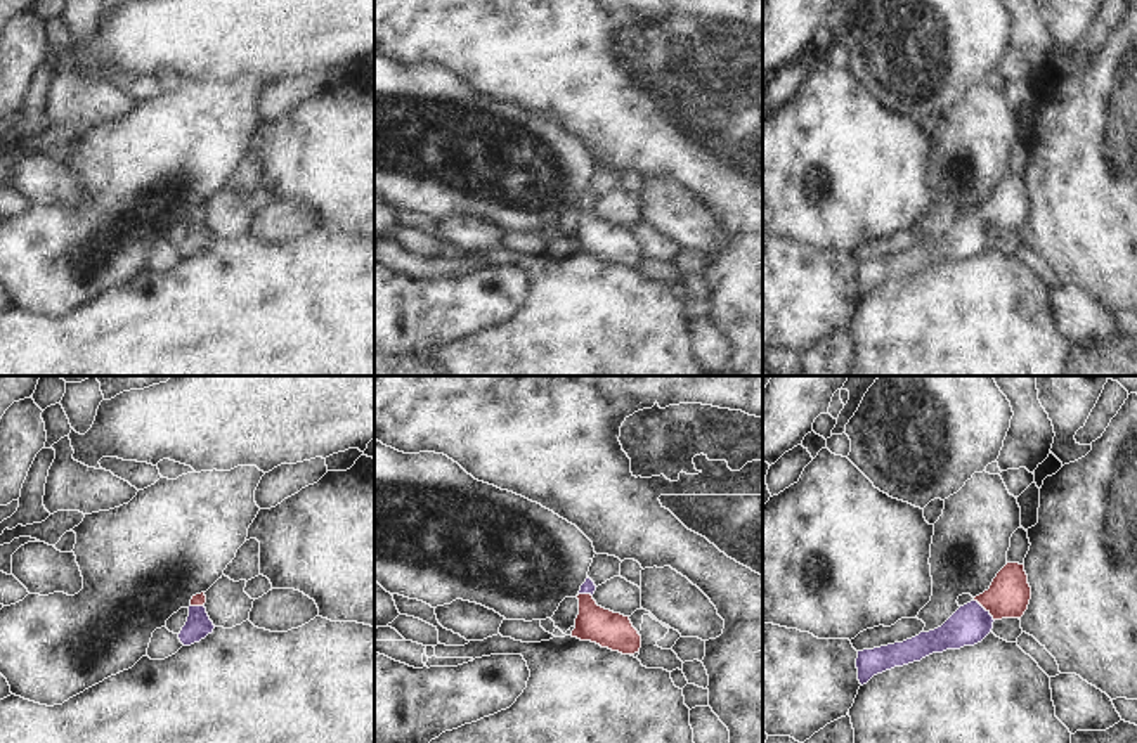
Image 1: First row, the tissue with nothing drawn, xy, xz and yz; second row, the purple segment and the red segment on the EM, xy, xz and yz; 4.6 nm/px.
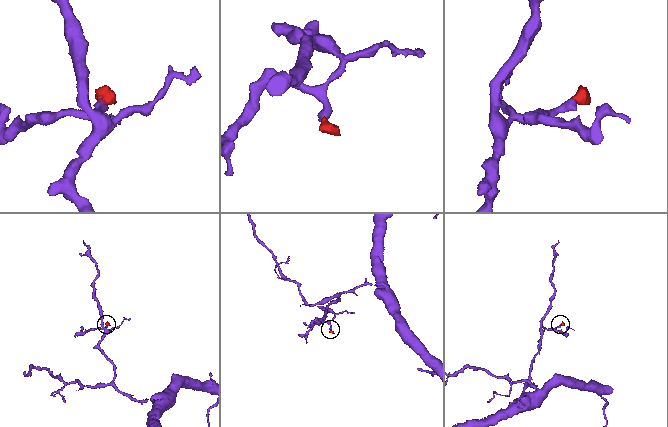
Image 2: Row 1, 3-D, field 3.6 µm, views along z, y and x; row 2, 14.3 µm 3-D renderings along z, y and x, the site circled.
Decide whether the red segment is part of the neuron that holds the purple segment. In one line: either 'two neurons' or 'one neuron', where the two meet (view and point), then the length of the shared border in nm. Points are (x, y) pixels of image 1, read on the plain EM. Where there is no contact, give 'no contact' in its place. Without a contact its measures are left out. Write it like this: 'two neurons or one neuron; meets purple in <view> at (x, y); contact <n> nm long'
one neuron; meets purple in yz at (985, 222); contact 140 nm long

